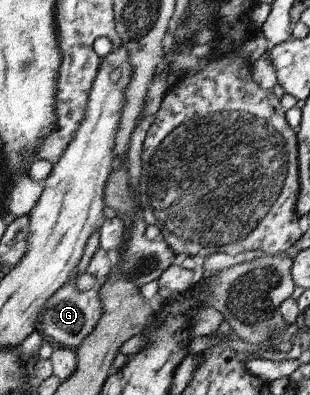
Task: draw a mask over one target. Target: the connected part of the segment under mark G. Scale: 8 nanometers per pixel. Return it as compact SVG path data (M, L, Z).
M81 260L81 268L77 268L75 273L68 279L68 282L63 287L57 290L56 294L48 300L45 304L43 314L40 315L40 322L38 324L38 330L42 335L52 342L55 346L67 347L70 349L78 349L81 343L88 338L89 334L95 330L101 316L103 316L103 302L99 298L98 288L91 289L87 292L79 292L77 286L78 276L85 273L89 264L89 260Z

